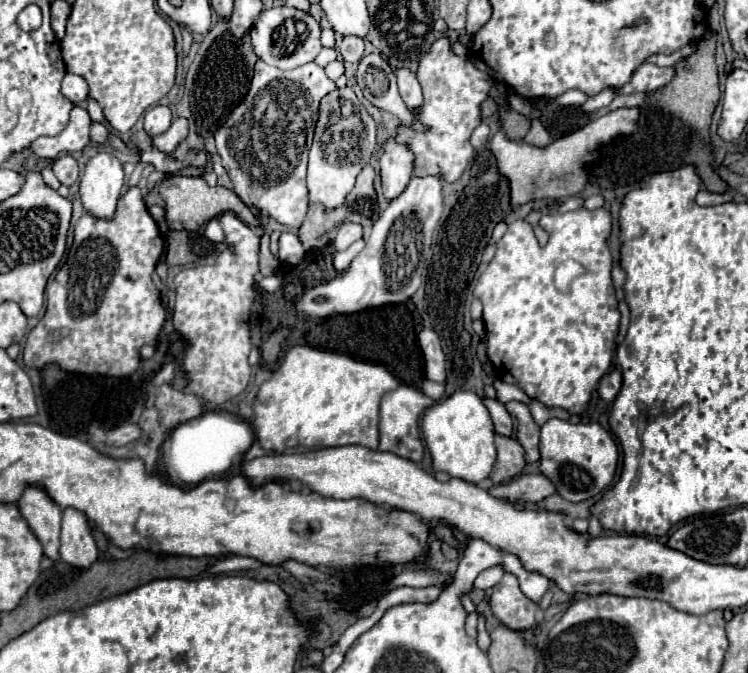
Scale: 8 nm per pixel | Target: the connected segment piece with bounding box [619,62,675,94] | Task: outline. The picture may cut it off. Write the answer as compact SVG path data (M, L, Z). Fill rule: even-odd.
M641 64L633 78L619 90L623 94L633 94L633 92L651 92L657 90L665 84L671 82L671 76L675 76L675 66L667 66L667 68L659 68L655 64Z

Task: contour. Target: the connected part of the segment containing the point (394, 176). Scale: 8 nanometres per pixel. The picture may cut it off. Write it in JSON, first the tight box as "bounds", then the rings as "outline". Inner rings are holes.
{"bounds":[381,136,415,200],"outline":[[[389,136],[381,156],[383,194],[387,200],[393,200],[405,190],[409,178],[413,176],[411,172],[413,162],[415,162],[415,156],[411,156],[411,150],[403,148],[403,144],[395,140],[395,136]]]}

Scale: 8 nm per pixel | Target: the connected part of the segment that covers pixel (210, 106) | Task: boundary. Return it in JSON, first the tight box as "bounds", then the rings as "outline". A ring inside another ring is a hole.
{"bounds":[191,32,257,138],"outline":[[[223,32],[213,40],[213,44],[207,48],[203,62],[197,68],[195,80],[193,80],[193,94],[191,94],[191,112],[197,122],[199,134],[203,138],[209,138],[217,132],[219,126],[223,126],[223,120],[243,102],[243,96],[249,90],[253,66],[257,62],[257,56],[251,46],[249,34],[245,34],[241,40],[231,36],[229,32]]]}

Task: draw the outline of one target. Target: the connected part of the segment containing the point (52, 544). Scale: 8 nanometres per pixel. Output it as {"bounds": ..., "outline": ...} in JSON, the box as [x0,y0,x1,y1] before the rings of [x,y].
{"bounds":[19,488,61,560],"outline":[[[27,488],[19,500],[21,516],[27,520],[31,532],[43,546],[45,558],[59,560],[59,532],[61,532],[61,510],[41,488]]]}

